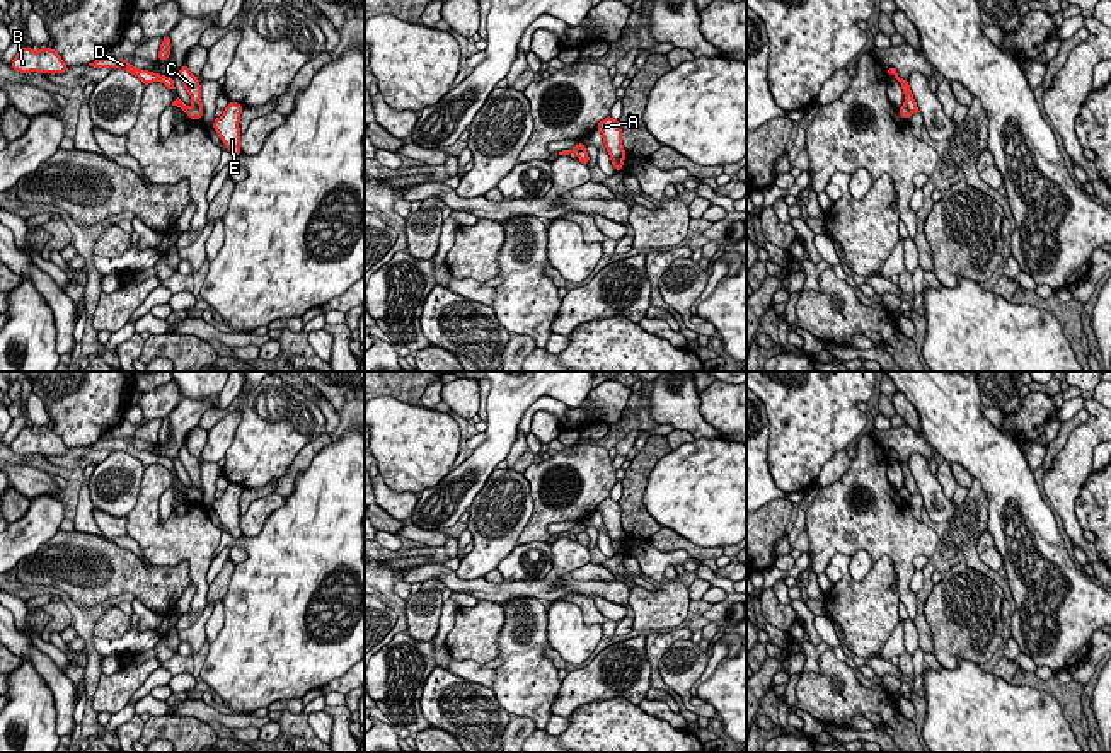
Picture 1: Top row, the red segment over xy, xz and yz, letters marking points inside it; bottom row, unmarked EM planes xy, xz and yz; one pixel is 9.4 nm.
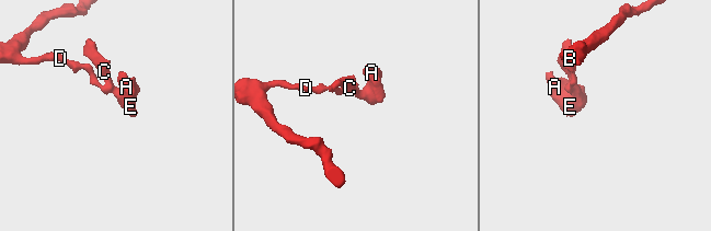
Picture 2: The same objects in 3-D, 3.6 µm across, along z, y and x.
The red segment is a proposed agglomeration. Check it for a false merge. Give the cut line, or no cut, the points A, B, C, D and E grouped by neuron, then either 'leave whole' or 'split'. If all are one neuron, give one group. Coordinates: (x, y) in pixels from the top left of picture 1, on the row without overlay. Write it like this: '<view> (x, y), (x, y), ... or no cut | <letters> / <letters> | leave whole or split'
xy (193, 486), (203, 493) | A C E / B D | split

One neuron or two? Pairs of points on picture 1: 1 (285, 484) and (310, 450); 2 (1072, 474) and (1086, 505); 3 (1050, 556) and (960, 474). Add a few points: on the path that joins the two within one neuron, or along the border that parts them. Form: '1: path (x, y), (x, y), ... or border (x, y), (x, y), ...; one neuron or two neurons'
1: path (290, 476), (304, 459); one neuron
2: border (1093, 471), (1076, 500), (1076, 518), (1082, 530); two neurons
3: border (951, 462), (958, 462), (973, 477); two neurons

